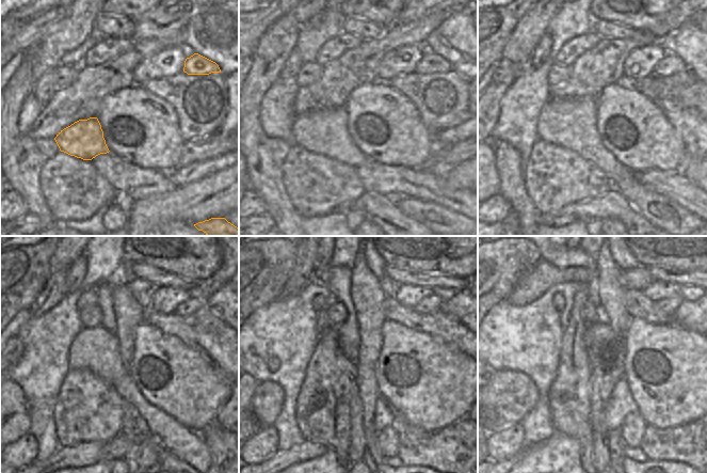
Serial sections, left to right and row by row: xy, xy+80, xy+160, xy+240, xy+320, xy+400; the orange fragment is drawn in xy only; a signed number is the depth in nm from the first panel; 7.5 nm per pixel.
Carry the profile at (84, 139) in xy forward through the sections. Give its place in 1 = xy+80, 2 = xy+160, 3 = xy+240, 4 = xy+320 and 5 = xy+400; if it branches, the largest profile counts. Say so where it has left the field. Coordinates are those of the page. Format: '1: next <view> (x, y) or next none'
1: next xy+80 (324, 131)
2: next xy+160 (571, 123)
3: next xy+240 (96, 348)
4: next xy+320 (348, 334)
5: next xy+400 (598, 310)

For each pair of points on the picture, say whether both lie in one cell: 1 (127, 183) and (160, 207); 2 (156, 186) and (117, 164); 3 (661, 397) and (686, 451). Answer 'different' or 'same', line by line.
1: different
2: same
3: different

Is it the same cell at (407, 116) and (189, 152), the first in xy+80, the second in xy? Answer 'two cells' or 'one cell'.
two cells

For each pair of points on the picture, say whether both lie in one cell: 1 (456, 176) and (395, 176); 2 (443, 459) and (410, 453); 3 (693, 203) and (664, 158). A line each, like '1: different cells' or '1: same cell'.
1: different cells
2: same cell
3: different cells

